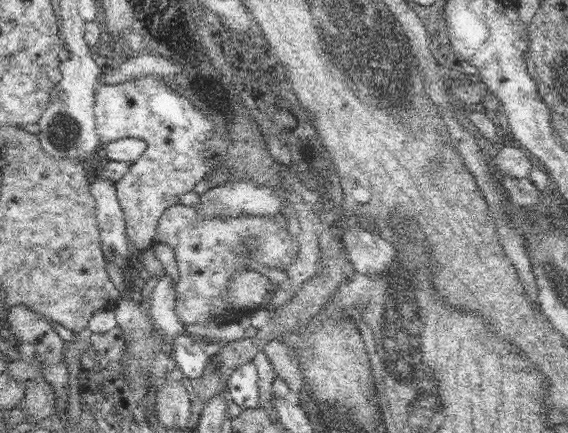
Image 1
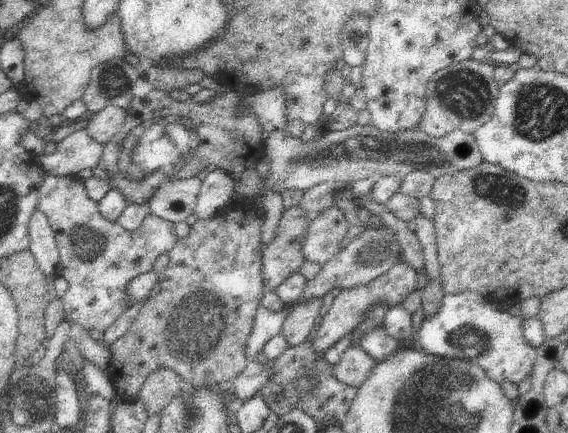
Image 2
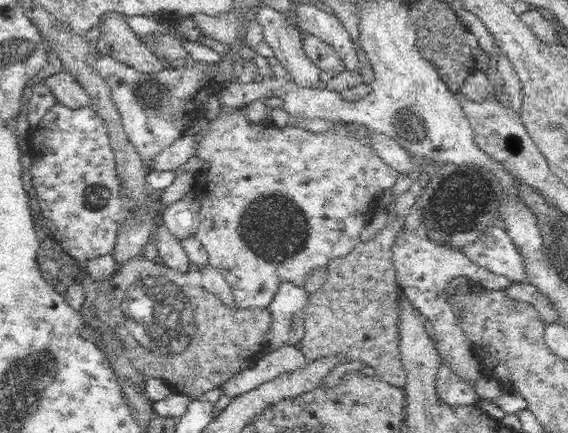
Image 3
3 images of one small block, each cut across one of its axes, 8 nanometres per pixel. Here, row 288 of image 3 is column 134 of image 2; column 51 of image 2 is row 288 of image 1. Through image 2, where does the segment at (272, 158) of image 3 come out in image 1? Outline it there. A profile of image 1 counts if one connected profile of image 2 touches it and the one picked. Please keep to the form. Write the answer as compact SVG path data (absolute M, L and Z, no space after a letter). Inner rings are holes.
M199 203L194 206L174 204L160 216L156 226L155 240L169 244L175 253L179 277L175 285L174 312L186 326L198 322L215 323L222 314L232 313L234 308L223 302L231 274L251 269L248 264L240 263L233 249L239 248L246 253L245 246L254 245L248 253L263 269L270 267L288 272L289 264L295 261L298 246L293 221L288 221L284 213L282 218L275 218L275 215L201 218L198 209Z

